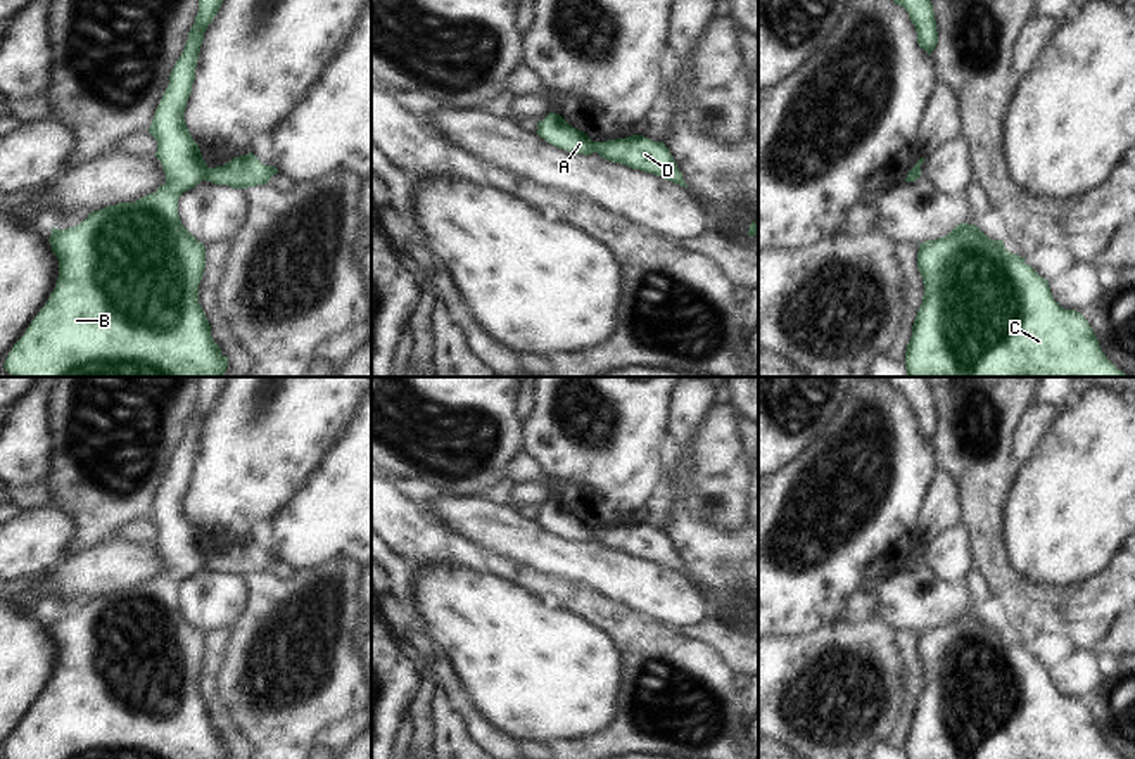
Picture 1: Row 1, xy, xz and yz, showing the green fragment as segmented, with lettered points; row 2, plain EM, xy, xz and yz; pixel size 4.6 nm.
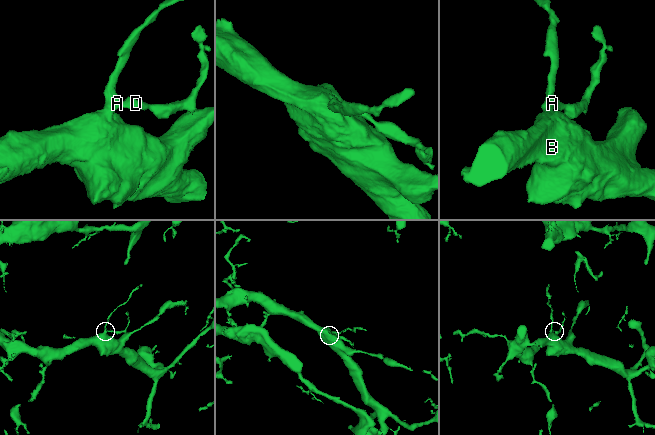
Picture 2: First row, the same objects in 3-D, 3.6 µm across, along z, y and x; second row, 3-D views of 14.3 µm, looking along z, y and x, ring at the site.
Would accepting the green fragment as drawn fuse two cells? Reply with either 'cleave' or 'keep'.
cleave

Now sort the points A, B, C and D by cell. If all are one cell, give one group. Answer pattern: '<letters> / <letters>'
A B C / D

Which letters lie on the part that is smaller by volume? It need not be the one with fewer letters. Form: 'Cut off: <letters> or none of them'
Cut off: D

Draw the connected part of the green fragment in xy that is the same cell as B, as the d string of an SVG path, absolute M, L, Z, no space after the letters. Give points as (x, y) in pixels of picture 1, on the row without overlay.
M199 379L195 410L149 515L166 571L135 590L93 598L76 614L52 615L48 629L59 647L59 666L47 692L9 740L7 759L226 759L228 745L214 730L199 692L206 635L181 612L178 586L207 560L183 501L204 420L230 380Z

